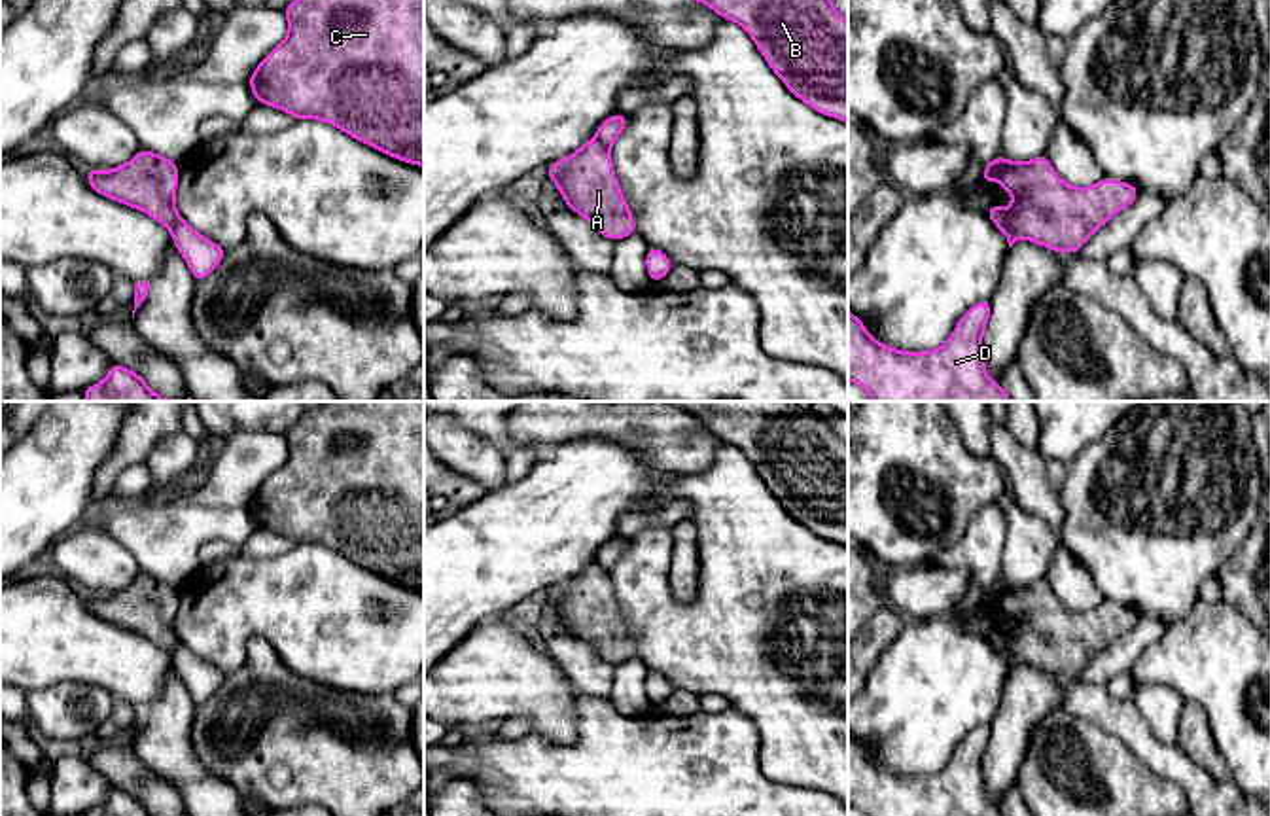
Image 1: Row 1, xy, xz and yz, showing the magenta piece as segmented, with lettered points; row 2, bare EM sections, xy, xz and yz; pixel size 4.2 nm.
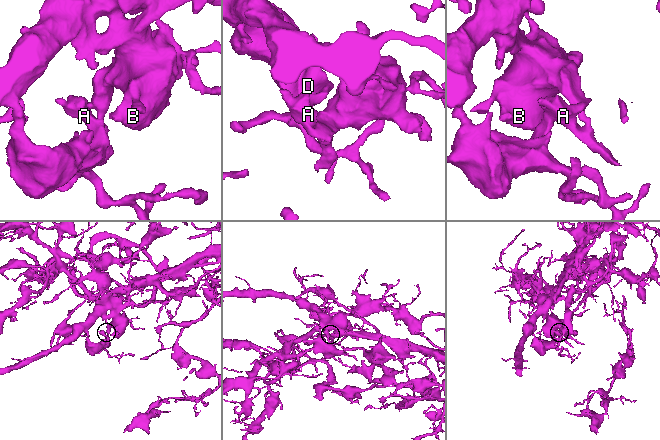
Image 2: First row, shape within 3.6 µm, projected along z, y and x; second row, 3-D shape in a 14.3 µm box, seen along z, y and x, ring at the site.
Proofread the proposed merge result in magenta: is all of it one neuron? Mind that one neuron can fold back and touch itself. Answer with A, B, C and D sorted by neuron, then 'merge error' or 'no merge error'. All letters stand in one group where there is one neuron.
A B C / D | merge error

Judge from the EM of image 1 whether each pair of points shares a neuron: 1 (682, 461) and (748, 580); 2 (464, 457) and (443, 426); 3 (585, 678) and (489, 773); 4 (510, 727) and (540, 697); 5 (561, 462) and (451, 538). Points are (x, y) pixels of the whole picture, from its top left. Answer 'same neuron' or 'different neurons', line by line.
1: different neurons
2: same neuron
3: different neurons
4: different neurons
5: same neuron

